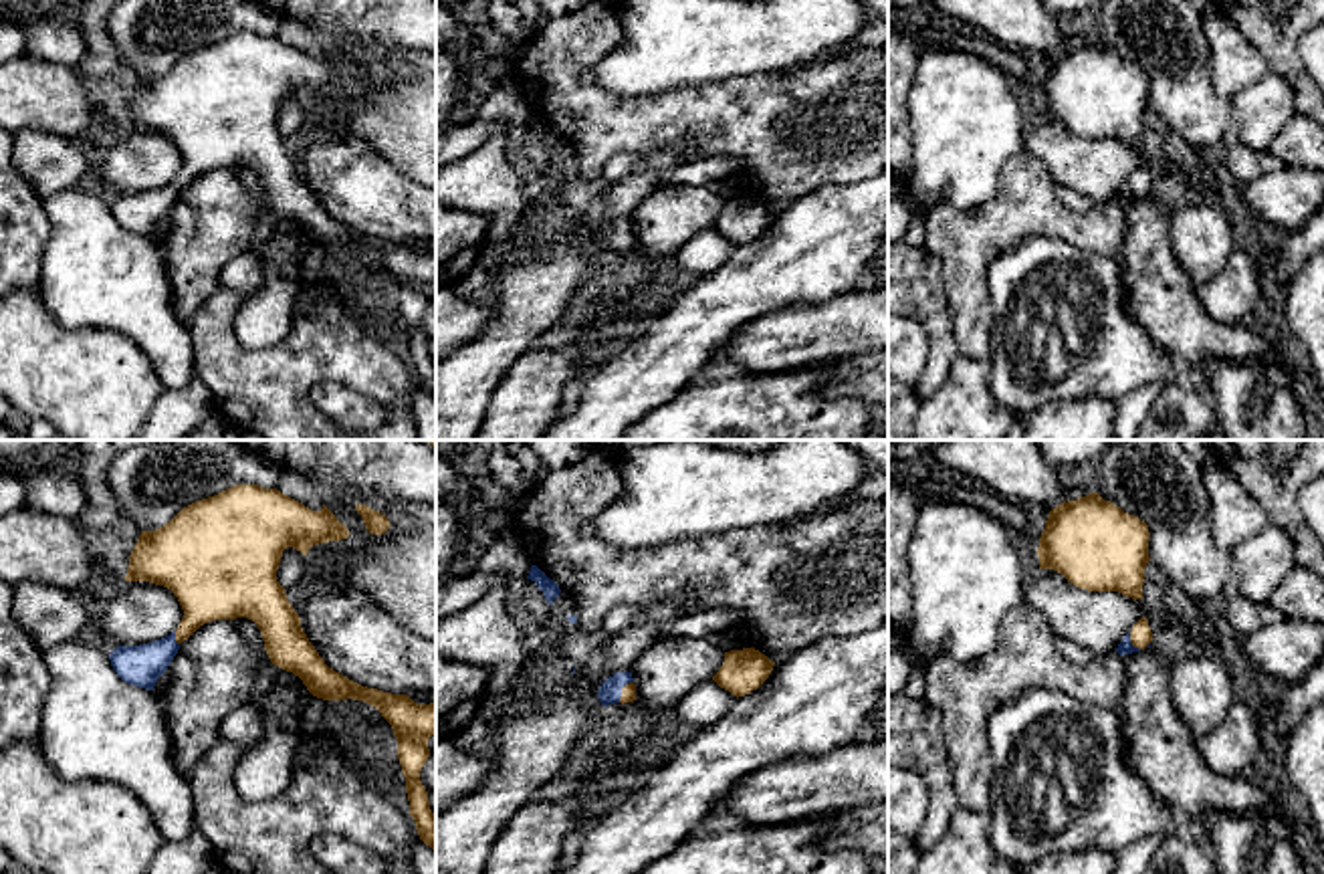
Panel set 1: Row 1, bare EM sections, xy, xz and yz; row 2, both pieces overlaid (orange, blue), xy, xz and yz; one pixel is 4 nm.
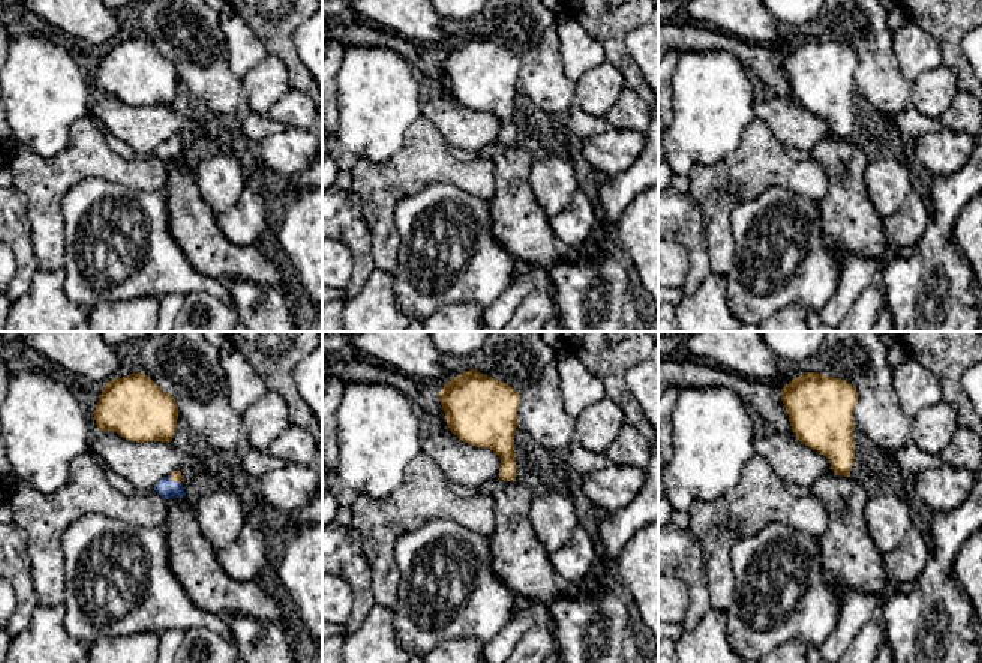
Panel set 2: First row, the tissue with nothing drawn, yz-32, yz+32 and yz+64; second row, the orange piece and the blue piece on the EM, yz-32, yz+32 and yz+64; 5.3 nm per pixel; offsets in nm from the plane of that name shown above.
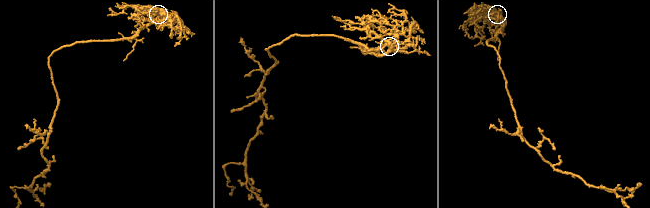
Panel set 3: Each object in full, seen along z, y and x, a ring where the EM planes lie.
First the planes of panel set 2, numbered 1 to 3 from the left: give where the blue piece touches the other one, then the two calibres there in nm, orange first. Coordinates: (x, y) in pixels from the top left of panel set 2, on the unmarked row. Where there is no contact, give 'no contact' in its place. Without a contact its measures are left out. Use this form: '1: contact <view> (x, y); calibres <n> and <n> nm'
1: contact yz-32 (174, 144); calibres 60 and 100 nm
2: no contact
3: no contact

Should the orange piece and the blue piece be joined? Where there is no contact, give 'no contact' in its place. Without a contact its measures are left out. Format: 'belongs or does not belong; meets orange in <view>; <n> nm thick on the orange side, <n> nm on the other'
belongs; meets orange in xz; 60 nm thick on the orange side, 90 nm on the other

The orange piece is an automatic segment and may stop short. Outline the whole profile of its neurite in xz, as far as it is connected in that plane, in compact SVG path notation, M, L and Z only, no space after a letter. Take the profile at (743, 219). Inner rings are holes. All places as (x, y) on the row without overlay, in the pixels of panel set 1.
M755 196L725 200L725 210L712 228L731 242L745 244L757 238L771 222L775 210Z

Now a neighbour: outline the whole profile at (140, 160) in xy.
M125 129L93 168L117 194L139 194L178 178L184 157L172 137L149 129Z

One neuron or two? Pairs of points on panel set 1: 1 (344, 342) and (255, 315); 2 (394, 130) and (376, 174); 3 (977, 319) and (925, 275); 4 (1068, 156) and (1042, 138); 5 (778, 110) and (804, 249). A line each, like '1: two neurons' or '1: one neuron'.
1: two neurons
2: two neurons
3: two neurons
4: one neuron
5: two neurons

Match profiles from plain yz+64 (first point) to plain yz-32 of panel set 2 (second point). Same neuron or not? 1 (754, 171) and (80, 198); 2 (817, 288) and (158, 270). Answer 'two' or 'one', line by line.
1: two
2: one

